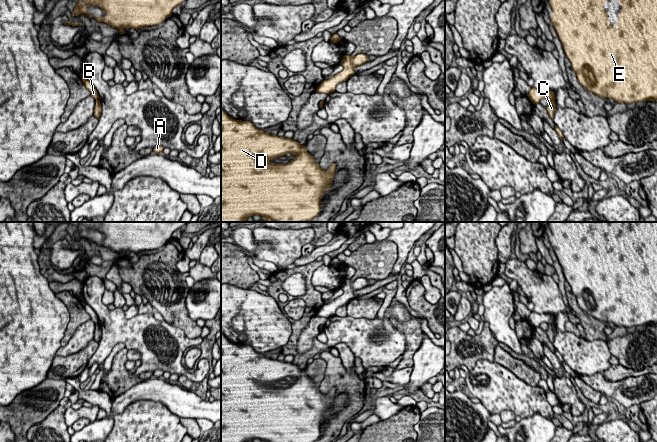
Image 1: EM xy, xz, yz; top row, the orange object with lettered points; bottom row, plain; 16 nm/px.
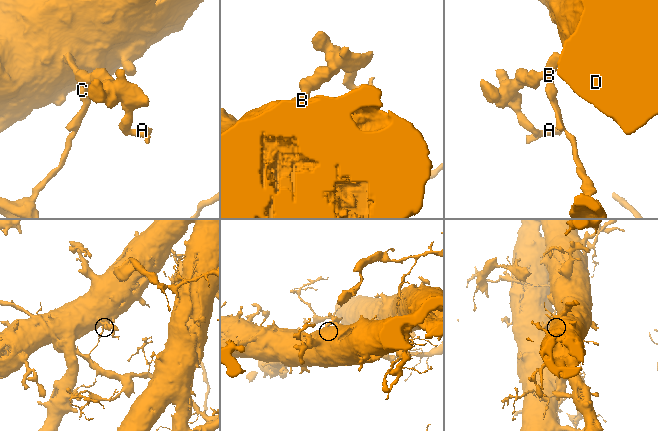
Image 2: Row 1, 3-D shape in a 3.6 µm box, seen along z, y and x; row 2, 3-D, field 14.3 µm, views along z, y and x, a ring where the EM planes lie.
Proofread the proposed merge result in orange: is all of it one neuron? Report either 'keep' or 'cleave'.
cleave

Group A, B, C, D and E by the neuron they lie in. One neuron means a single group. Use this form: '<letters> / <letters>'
A B D E / C

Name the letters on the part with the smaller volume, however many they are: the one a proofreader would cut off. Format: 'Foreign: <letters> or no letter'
Foreign: C

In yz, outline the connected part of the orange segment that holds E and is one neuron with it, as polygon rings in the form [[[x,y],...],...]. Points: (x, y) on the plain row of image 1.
[[[548,222],[553,235],[550,241],[551,248],[563,269],[566,281],[569,283],[572,294],[576,297],[577,304],[587,314],[602,322],[611,322],[616,327],[637,327],[643,325],[657,325],[657,222],[618,222],[622,229],[618,247],[612,250],[608,243],[608,236],[604,233],[604,227],[608,222]]]

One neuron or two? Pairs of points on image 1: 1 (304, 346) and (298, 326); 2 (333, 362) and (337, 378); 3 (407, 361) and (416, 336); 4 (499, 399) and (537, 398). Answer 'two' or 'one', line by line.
1: two
2: one
3: one
4: one

